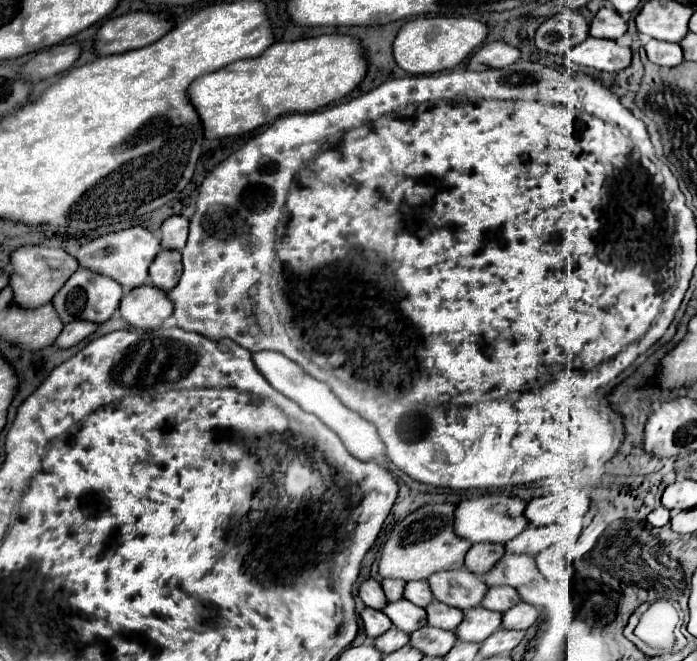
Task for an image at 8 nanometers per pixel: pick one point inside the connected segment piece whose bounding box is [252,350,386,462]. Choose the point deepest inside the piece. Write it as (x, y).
(360, 437)

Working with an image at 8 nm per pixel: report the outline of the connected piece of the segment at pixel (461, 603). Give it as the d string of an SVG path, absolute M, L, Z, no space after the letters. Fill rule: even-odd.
M466 568L432 574L428 584L430 584L436 600L440 600L448 606L454 606L458 610L476 608L488 590L488 586Z

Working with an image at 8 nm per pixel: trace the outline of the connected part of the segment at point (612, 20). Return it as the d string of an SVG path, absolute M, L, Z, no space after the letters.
M600 8L590 22L590 36L594 38L620 38L626 32L626 22L614 8Z

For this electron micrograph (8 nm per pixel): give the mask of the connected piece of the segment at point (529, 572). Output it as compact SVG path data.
M504 554L500 562L486 572L484 582L488 586L524 586L530 584L538 574L536 562L532 556L526 554Z

